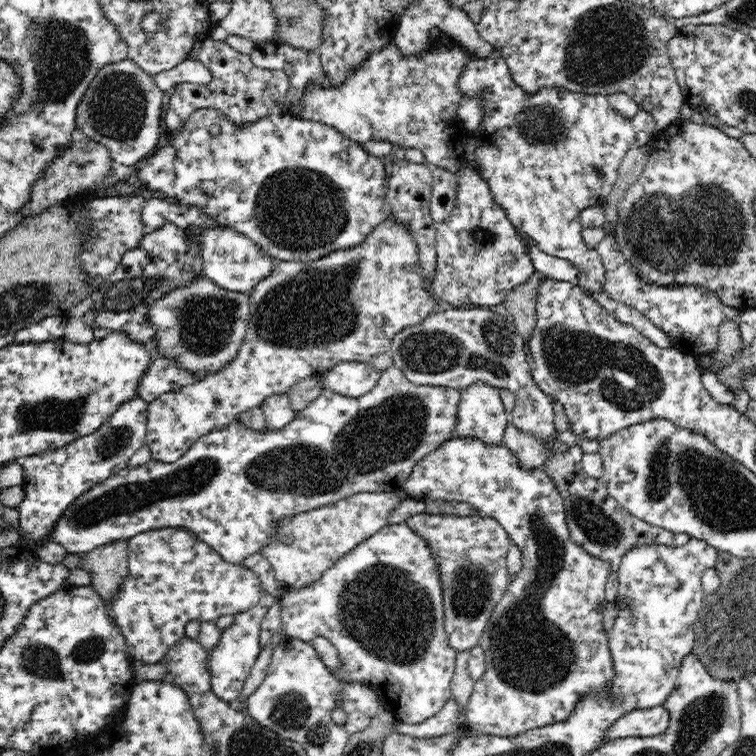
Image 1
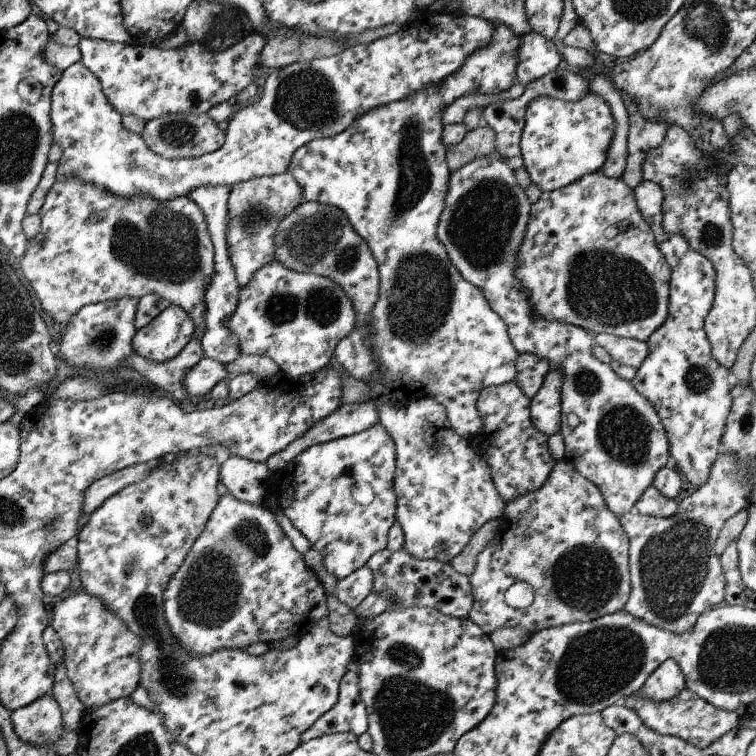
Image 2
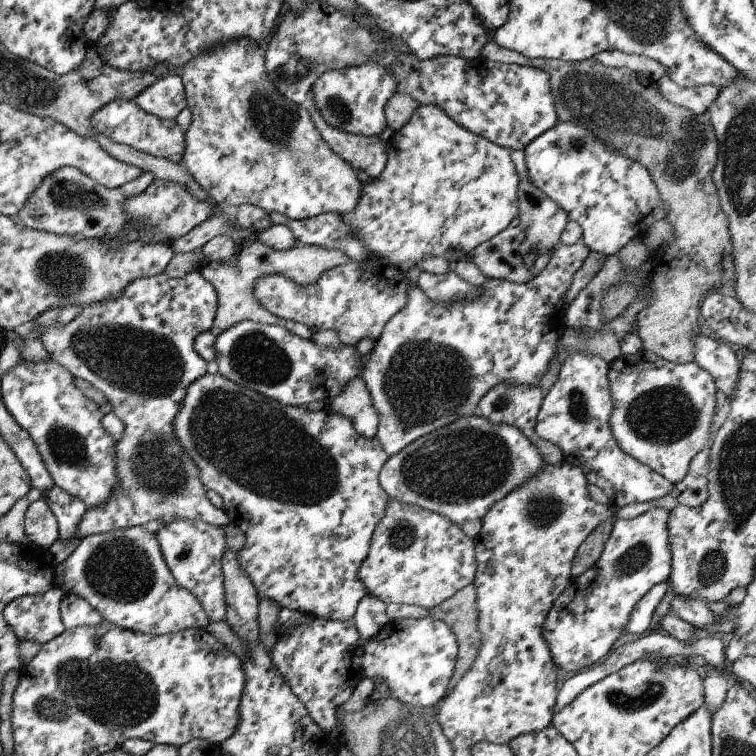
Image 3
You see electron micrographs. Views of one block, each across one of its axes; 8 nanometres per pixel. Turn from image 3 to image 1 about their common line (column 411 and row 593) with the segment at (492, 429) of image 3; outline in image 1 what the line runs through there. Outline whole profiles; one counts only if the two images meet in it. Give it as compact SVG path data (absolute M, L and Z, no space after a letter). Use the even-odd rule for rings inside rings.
M424 512L413 514L404 524L426 542L435 562L443 600L443 625L450 646L457 651L470 650L479 644L494 607L512 581L506 557L513 540L495 518L480 514L456 516Z

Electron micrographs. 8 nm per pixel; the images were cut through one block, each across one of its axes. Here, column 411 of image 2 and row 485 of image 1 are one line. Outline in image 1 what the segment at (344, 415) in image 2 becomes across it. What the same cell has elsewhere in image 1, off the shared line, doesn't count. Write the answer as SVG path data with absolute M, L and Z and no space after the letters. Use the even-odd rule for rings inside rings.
M392 366L380 374L378 384L374 390L367 392L364 396L358 398L342 396L334 391L323 389L321 395L314 399L305 409L302 409L284 428L278 430L266 430L254 432L246 428L242 422L230 424L222 430L214 430L196 440L194 444L183 454L176 462L166 464L150 459L145 465L139 467L126 467L91 486L86 492L83 492L78 499L66 507L62 514L54 521L49 530L45 542L56 542L63 546L68 553L88 553L94 548L103 544L110 544L115 540L126 539L137 535L139 532L146 532L150 529L168 528L168 527L186 527L200 539L205 546L210 546L214 553L226 562L233 565L240 565L246 558L252 554L262 552L266 544L274 543L278 536L280 520L290 518L294 514L310 512L316 508L337 504L340 500L349 498L352 495L362 492L395 492L398 493L406 478L419 460L422 460L429 452L432 452L437 446L445 442L445 439L452 437L452 432L458 426L458 408L461 402L461 391L455 388L434 385L418 385L410 382L398 368Z

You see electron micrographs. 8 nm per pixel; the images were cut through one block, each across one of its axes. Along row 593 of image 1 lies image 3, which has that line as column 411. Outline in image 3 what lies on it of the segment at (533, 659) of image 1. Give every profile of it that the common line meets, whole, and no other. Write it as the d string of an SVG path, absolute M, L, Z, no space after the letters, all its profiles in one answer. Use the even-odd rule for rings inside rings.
M388 498L383 518L371 534L367 556L357 570L357 578L365 586L365 592L383 604L433 608L474 579L477 566L474 546L474 539L447 516Z

